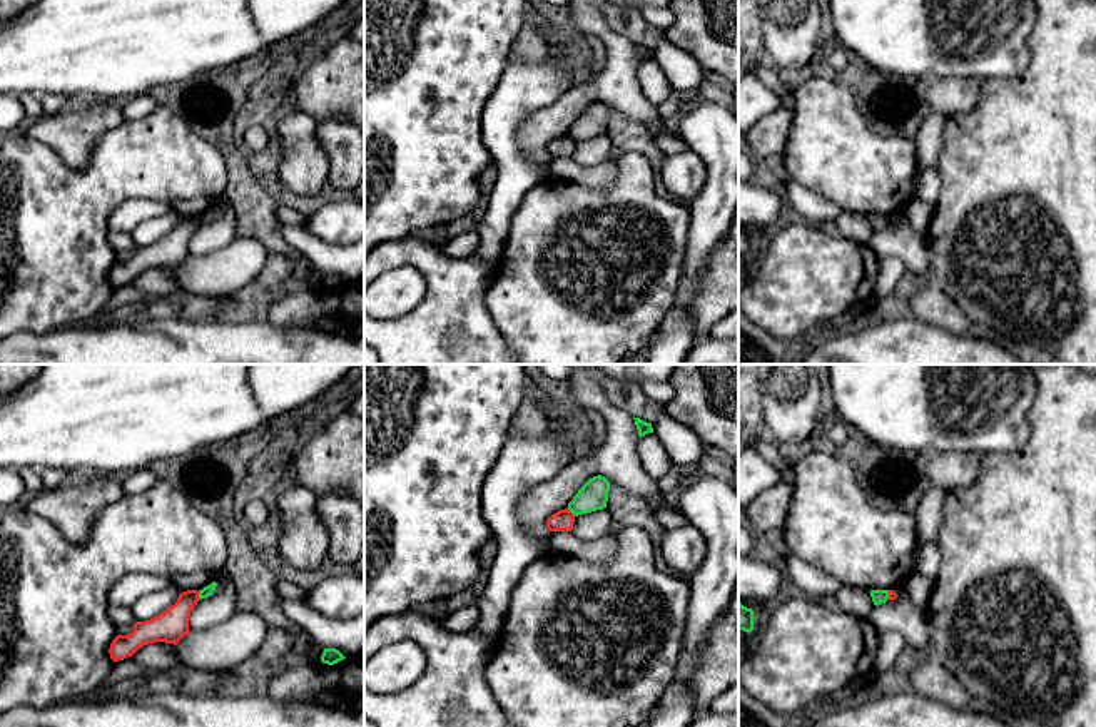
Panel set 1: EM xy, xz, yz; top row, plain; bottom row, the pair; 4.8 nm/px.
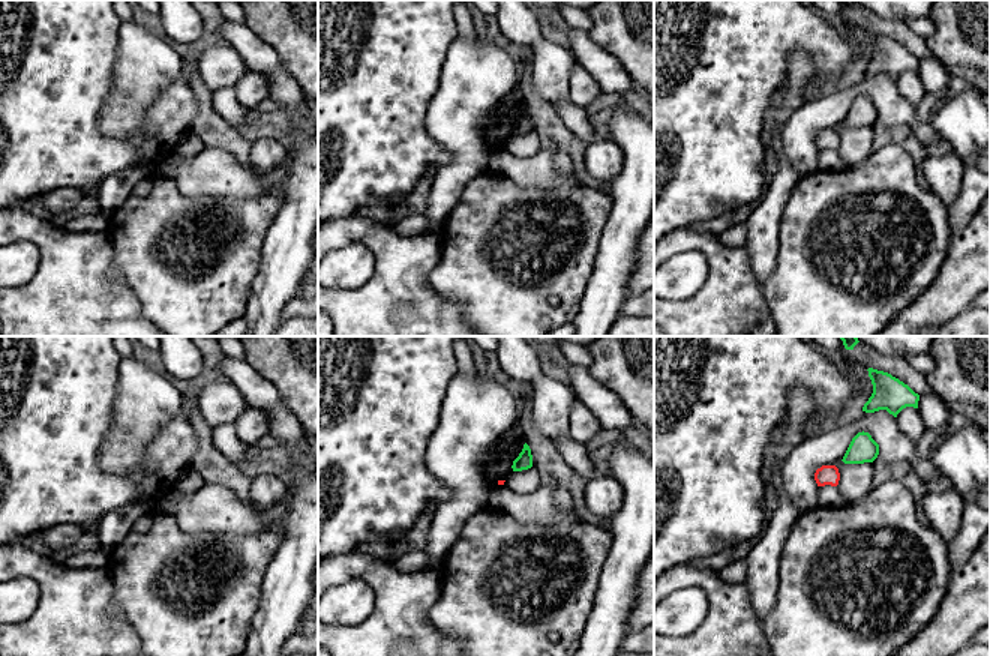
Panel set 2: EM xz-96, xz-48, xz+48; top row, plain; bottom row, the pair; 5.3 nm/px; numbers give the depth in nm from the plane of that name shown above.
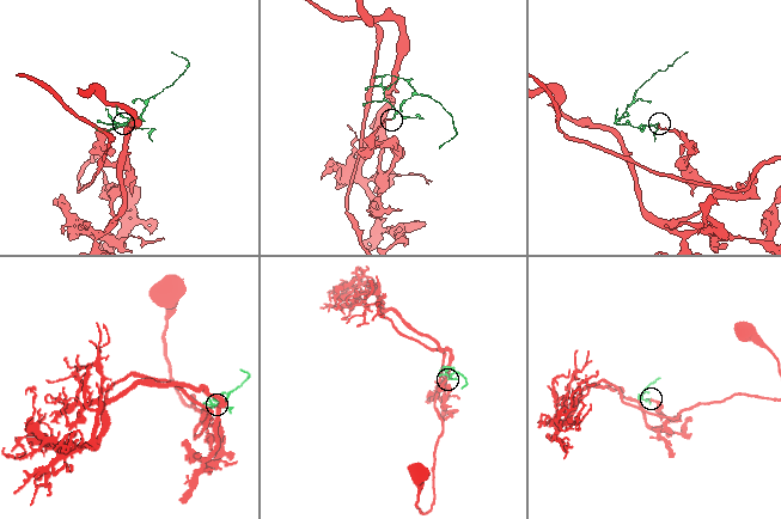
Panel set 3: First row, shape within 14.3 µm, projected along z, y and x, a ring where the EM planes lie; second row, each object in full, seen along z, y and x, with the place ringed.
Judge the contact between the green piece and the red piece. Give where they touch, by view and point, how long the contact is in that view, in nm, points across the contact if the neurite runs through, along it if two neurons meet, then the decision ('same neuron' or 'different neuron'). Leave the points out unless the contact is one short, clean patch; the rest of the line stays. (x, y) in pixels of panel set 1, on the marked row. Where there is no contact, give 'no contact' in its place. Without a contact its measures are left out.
contact xy (199, 595); length 40 nm; border xy (197, 592), (201, 599); different neuron

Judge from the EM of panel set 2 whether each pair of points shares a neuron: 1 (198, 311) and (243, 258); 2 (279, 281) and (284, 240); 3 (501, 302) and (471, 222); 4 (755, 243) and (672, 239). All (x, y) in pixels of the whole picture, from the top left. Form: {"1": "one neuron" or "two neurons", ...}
{"1": "one neuron", "2": "one neuron", "3": "one neuron", "4": "two neurons"}

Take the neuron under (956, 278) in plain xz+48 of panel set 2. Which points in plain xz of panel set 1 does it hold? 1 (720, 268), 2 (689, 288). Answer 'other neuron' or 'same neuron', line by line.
1: same neuron
2: other neuron

